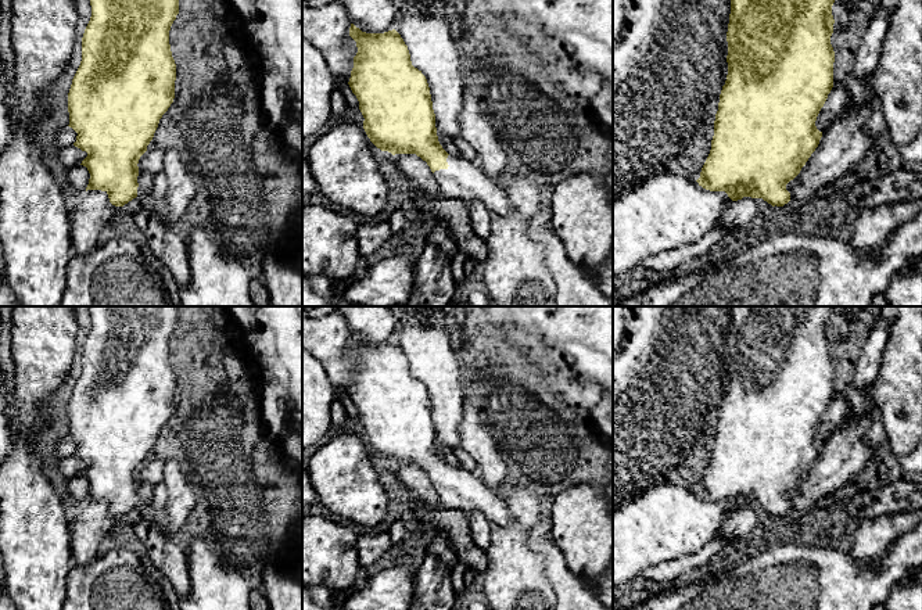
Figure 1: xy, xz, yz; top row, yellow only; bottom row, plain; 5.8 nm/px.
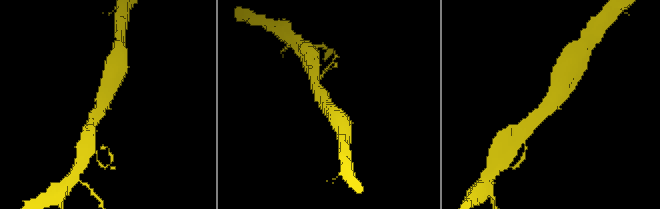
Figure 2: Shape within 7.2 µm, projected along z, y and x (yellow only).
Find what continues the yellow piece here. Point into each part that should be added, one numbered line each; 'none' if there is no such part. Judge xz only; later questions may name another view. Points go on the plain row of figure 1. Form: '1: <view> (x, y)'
1: xz (465, 491)

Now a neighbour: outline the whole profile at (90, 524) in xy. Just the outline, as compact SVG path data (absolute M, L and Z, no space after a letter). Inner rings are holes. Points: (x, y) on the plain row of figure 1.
M87 500L79 506L69 517L71 557L73 566L85 566L93 561L111 541L110 532L116 517L110 513L107 502Z

